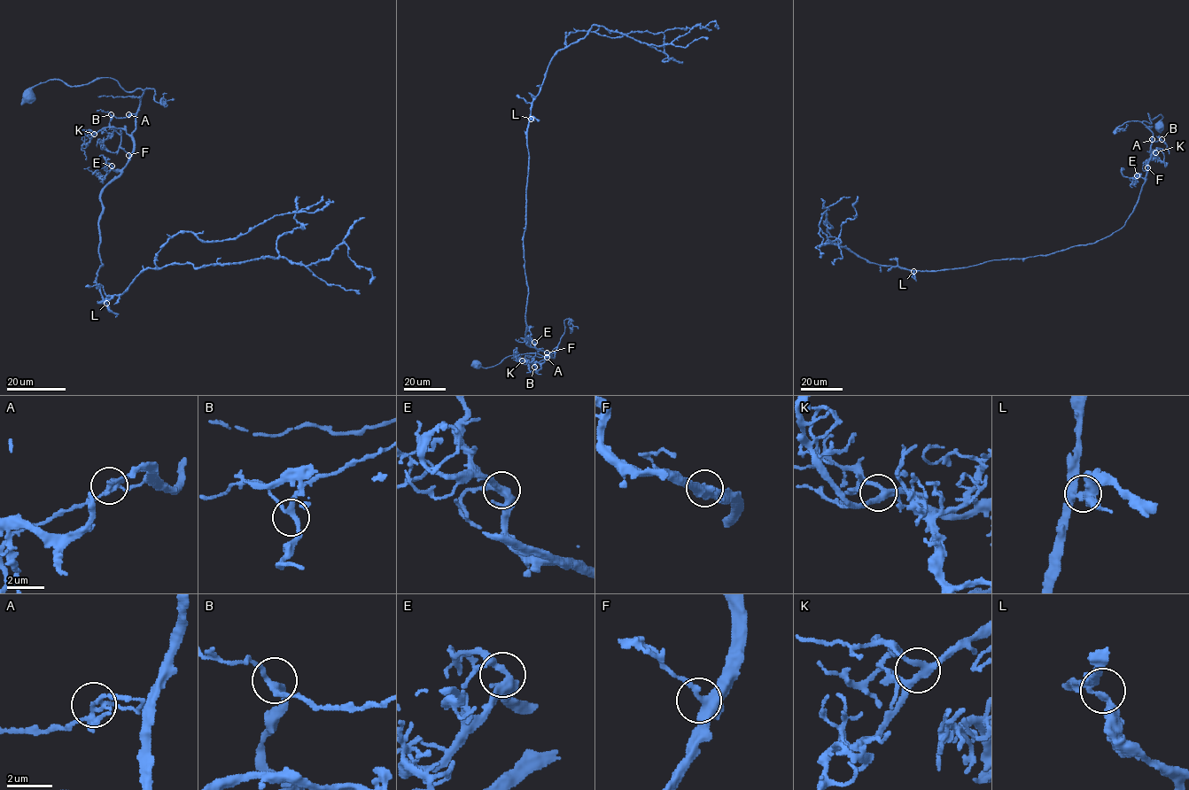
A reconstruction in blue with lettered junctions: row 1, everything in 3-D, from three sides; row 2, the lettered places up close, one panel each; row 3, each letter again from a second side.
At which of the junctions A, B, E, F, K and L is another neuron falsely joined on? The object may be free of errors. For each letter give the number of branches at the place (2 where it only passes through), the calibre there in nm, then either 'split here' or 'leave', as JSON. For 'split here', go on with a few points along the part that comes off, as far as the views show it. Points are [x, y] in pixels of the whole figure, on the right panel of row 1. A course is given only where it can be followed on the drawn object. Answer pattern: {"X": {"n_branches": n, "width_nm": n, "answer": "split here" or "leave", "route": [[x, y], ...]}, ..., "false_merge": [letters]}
{"A": {"n_branches": 5, "width_nm": 190, "answer": "split here", "route": [[1152, 139], [1157, 142], [1161, 140], [1169, 153]]}, "B": {"n_branches": 3, "width_nm": 220, "answer": "leave"}, "E": {"n_branches": 4, "width_nm": 320, "answer": "leave"}, "F": {"n_branches": 4, "width_nm": 320, "answer": "leave"}, "K": {"n_branches": 4, "width_nm": 300, "answer": "leave"}, "L": {"n_branches": 3, "width_nm": 280, "answer": "leave"}, "false_merge": ["A"]}

